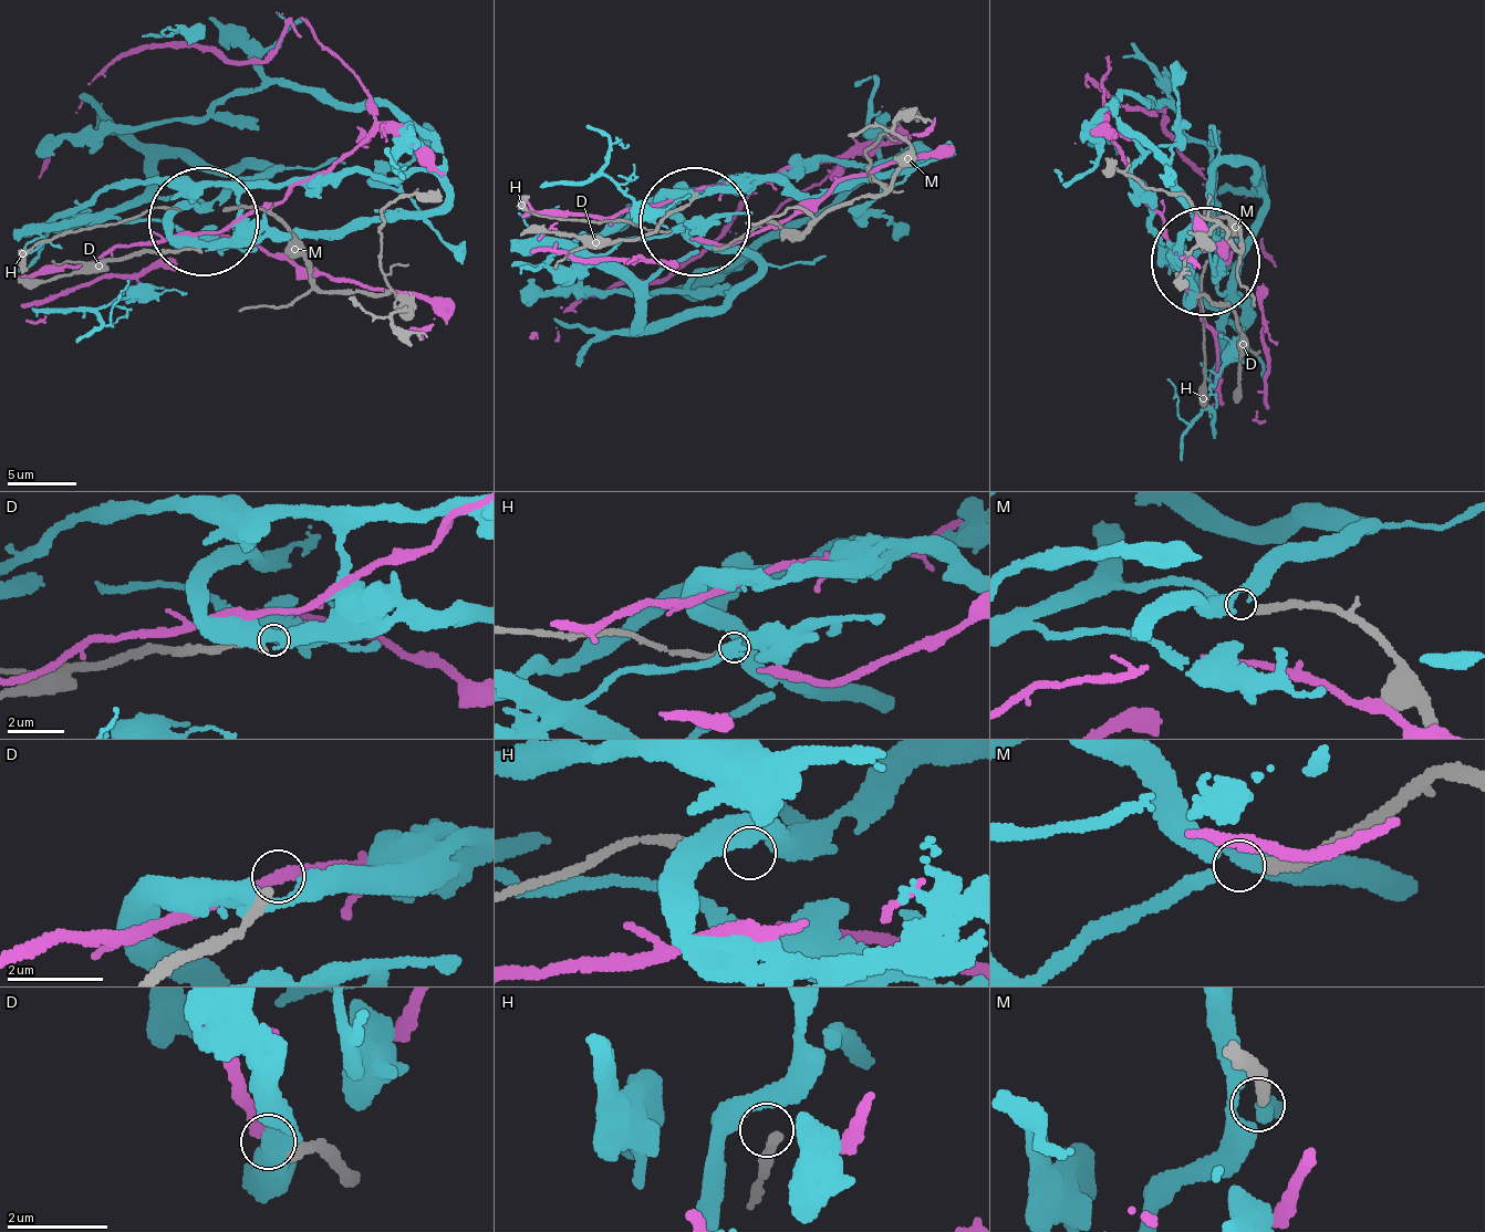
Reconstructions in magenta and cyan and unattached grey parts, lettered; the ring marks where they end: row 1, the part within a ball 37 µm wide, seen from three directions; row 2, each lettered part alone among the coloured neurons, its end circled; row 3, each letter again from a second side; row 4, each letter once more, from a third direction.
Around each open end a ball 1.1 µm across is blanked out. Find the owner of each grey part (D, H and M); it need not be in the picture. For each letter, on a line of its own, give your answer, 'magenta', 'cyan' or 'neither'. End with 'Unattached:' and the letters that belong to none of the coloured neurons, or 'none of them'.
D: neither
H: neither
M: cyan
Unattached: D, H

